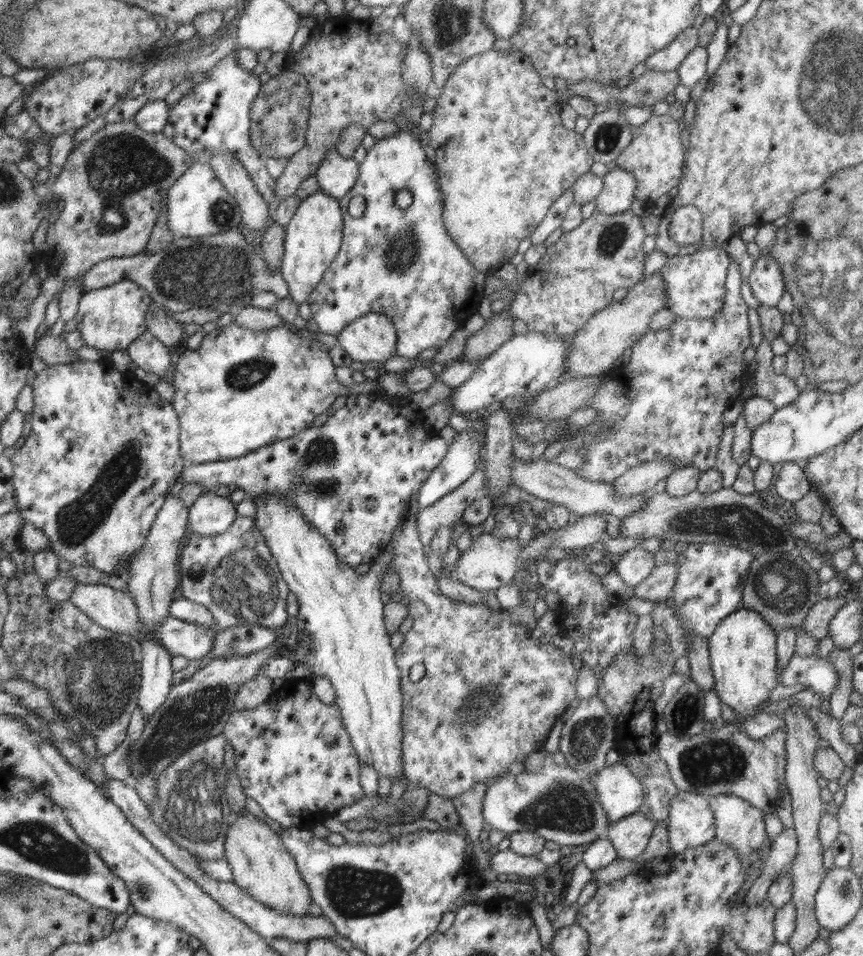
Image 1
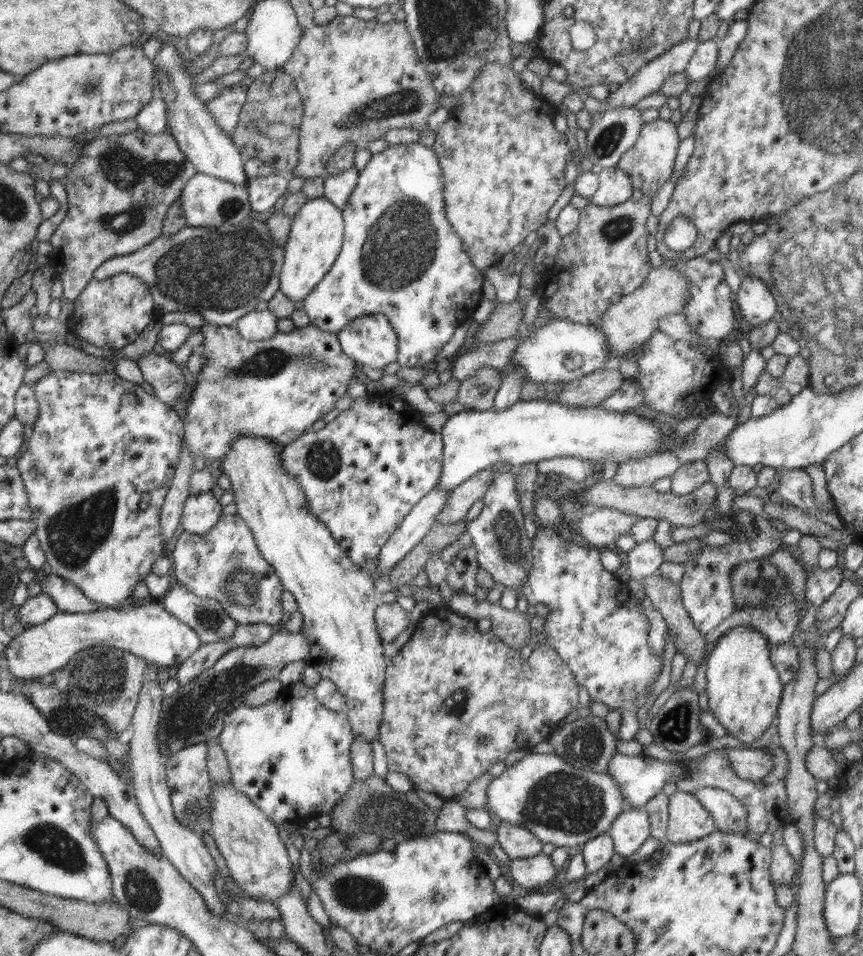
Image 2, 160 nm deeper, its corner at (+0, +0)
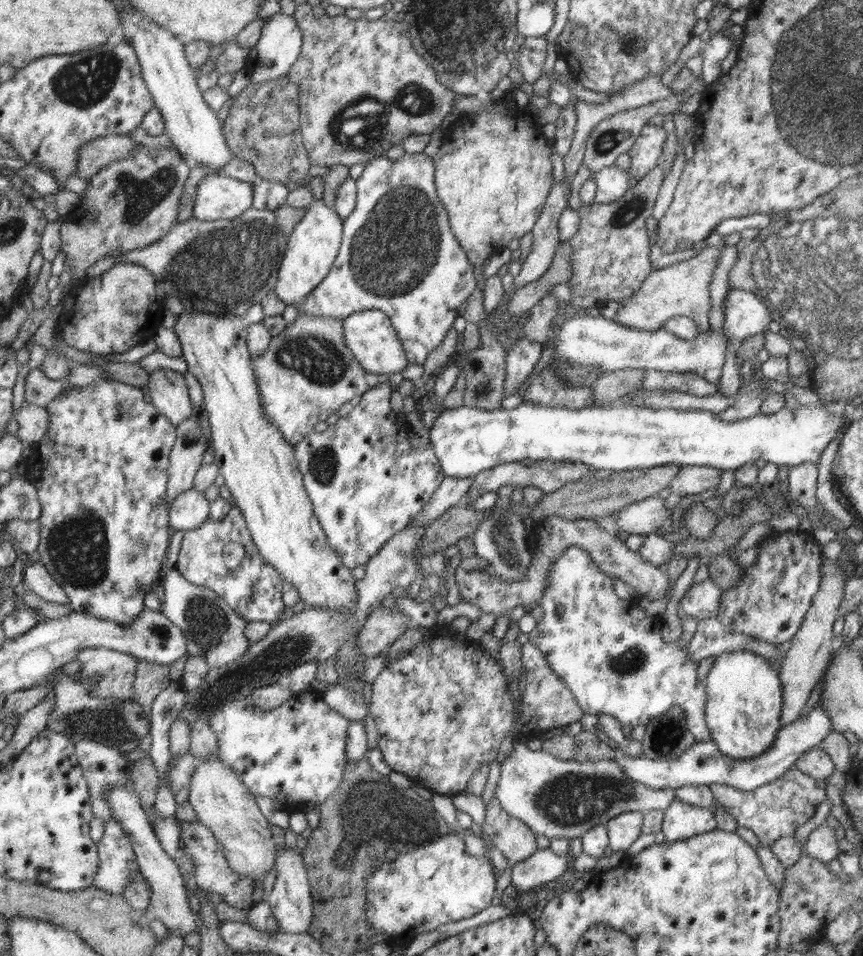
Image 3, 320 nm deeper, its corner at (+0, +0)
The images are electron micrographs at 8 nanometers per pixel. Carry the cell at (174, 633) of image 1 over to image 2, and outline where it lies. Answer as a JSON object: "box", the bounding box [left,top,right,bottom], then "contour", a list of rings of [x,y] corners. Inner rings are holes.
{"box":[4,600,202,680],"contour":[[[146,600],[143,604],[128,605],[122,610],[100,610],[86,614],[54,614],[46,622],[33,625],[22,634],[13,636],[4,654],[7,669],[22,680],[45,680],[61,670],[85,648],[114,647],[138,655],[147,663],[160,667],[179,667],[202,645],[200,637],[190,626],[170,615],[161,601]]]}

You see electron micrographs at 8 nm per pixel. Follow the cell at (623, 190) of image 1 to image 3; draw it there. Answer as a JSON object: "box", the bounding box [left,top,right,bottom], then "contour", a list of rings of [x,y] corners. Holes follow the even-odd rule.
{"box":[592,165,630,204],"contour":[[[616,165],[599,170],[592,176],[596,183],[597,191],[595,202],[598,204],[613,203],[625,196],[630,186],[629,174]]]}

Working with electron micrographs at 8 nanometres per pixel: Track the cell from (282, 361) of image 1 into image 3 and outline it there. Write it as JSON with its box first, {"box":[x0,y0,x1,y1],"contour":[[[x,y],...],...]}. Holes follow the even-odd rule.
{"box":[250,313,389,445],"contour":[[[303,313],[296,321],[287,323],[283,332],[273,336],[264,353],[251,356],[250,366],[266,418],[291,445],[314,432],[314,426],[318,422],[328,420],[330,415],[337,413],[343,404],[350,403],[355,396],[362,396],[370,387],[389,381],[388,375],[371,374],[357,362],[344,342],[343,321]]]}

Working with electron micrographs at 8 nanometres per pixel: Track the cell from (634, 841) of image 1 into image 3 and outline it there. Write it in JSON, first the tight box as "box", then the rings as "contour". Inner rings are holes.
{"box":[607,812,644,851],"contour":[[[628,812],[618,814],[607,823],[609,844],[612,851],[626,851],[642,834],[644,816]]]}

